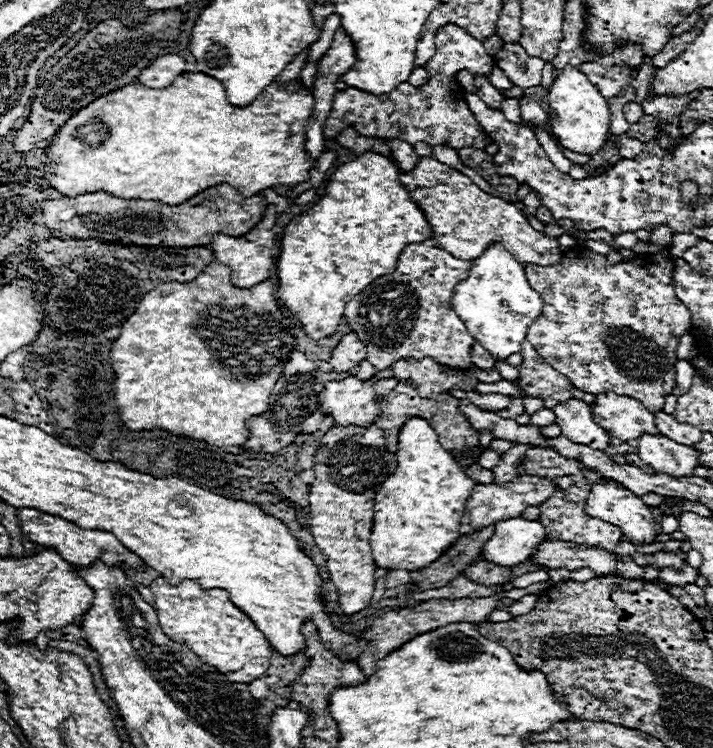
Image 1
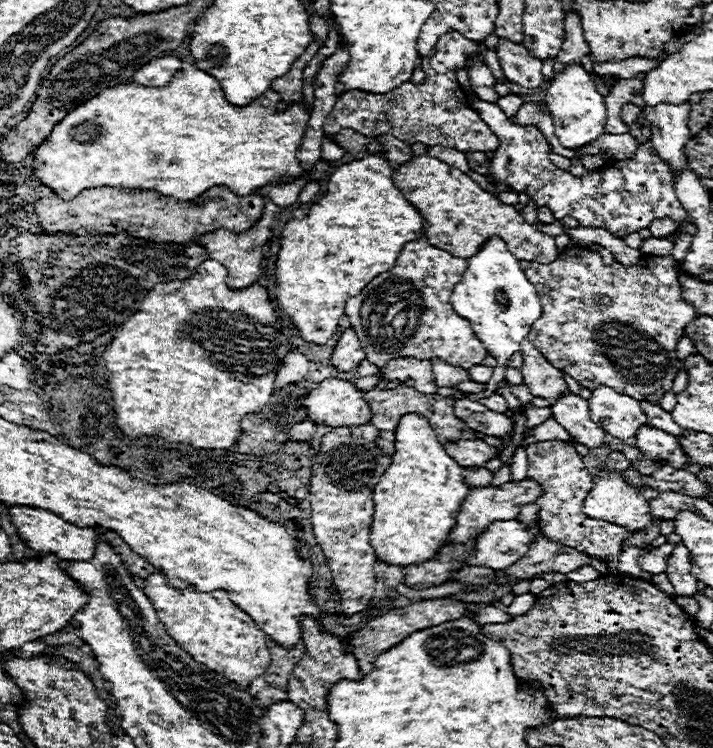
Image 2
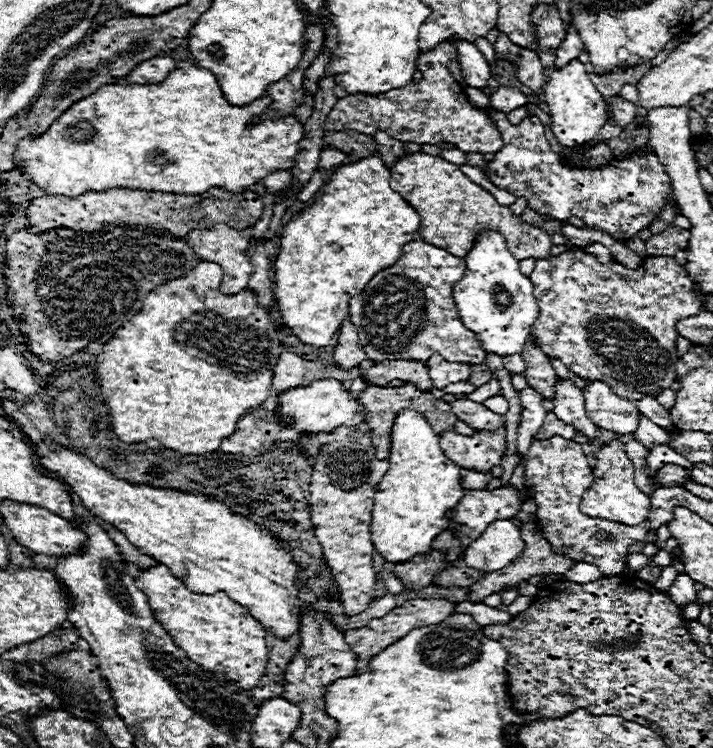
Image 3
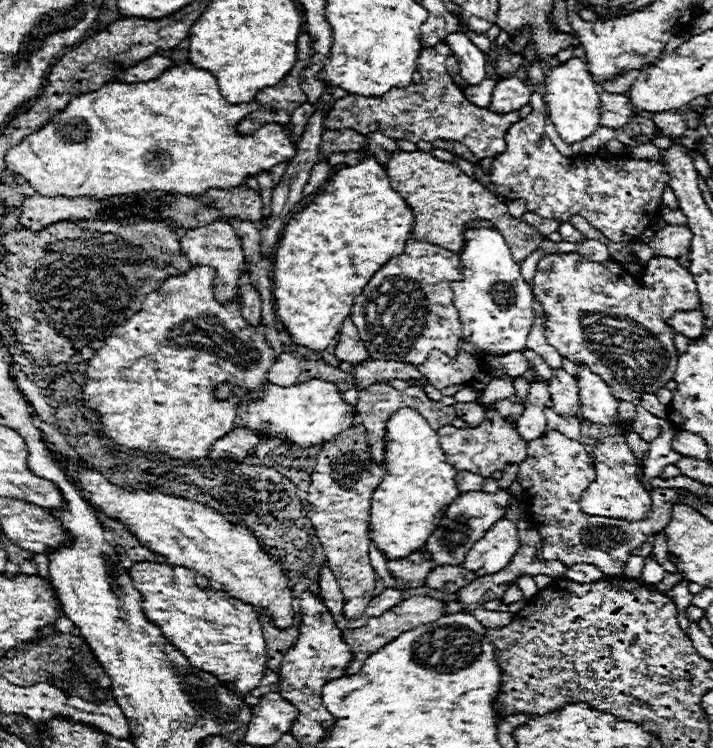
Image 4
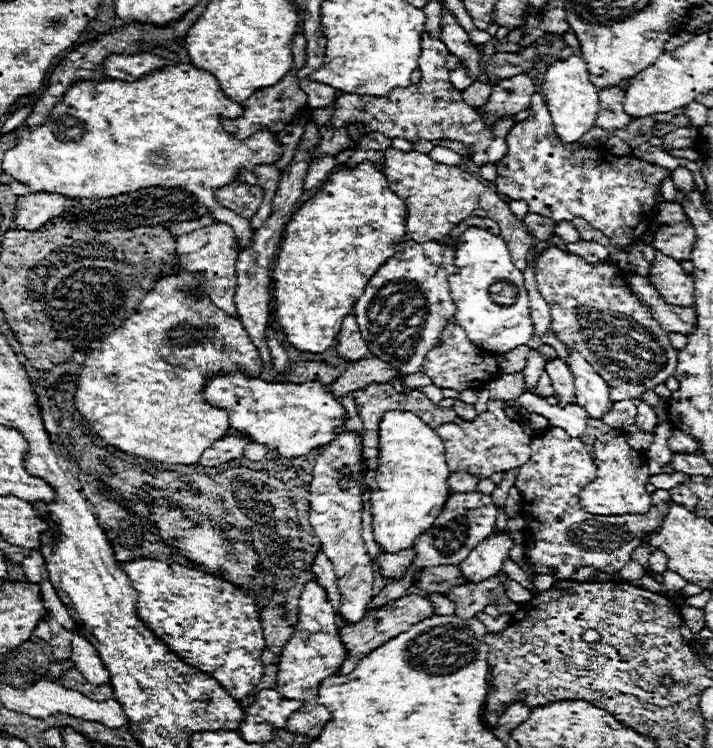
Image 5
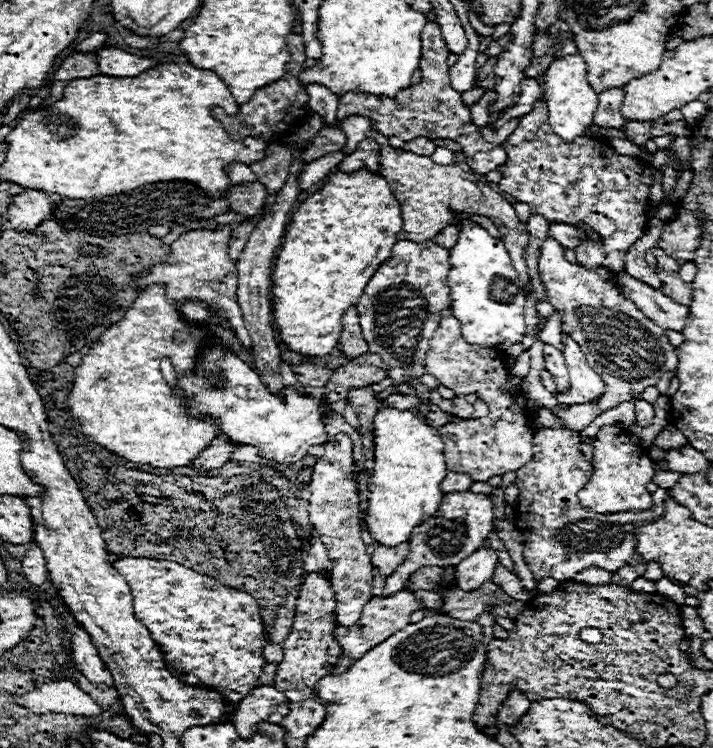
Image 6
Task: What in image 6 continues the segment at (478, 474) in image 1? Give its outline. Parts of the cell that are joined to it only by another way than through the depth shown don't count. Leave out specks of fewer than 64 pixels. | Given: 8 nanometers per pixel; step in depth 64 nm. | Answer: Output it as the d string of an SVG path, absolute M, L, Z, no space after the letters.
M448 472L446 478L442 480L440 488L444 492L468 492L468 488L474 484L474 480L470 480L470 476L460 474L460 472Z

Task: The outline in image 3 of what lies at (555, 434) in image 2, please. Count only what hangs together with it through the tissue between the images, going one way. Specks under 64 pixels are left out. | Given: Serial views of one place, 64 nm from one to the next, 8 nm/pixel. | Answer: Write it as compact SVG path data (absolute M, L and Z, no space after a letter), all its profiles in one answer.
M548 412L544 420L544 430L539 430L535 436L537 440L548 439L554 434L560 434L563 438L573 439L576 436L574 430L568 430L568 426L558 419L553 412Z

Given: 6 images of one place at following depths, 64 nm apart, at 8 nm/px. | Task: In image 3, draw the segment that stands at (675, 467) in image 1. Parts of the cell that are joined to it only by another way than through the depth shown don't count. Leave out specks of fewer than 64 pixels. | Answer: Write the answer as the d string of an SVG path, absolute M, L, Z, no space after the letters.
M640 414L640 422L638 428L634 430L634 438L638 442L642 442L646 448L652 448L656 444L670 444L670 436L666 434L664 428L660 428L658 424L654 424L650 418L646 418L644 414Z

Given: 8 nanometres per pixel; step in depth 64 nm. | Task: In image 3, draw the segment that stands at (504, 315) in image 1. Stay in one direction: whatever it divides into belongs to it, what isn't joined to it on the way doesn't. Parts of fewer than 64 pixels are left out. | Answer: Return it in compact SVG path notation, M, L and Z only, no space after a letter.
M480 232L464 260L466 274L452 288L452 298L462 322L476 334L476 340L486 352L498 356L520 354L540 312L532 294L532 282L520 274L518 260L508 252L500 232Z

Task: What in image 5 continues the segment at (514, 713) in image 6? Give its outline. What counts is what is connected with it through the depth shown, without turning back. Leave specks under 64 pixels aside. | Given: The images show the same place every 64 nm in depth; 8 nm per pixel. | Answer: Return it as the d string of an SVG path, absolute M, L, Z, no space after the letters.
M514 702L510 704L504 714L498 718L498 728L504 732L510 732L512 728L516 728L522 720L526 720L526 716L530 714L530 708L524 706L522 702Z

